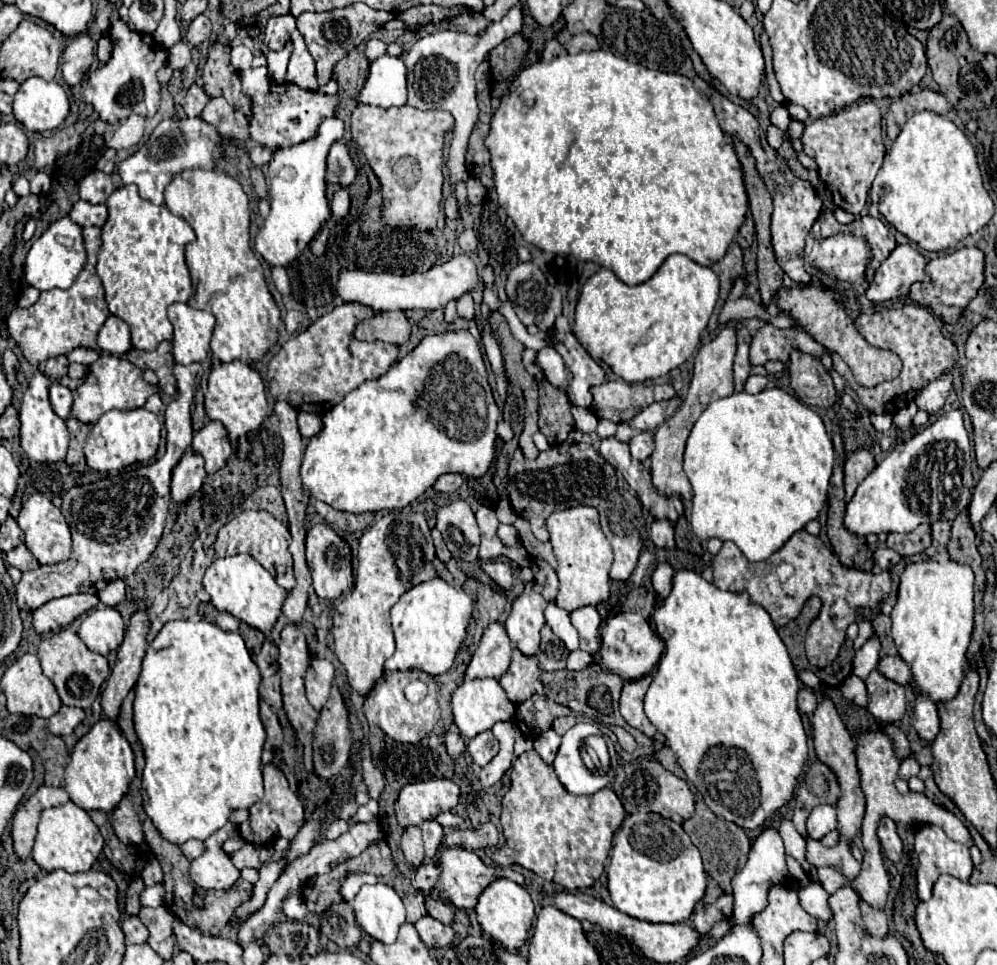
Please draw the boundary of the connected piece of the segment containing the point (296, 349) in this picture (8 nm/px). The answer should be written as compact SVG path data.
M342 303L332 313L322 315L318 321L314 321L304 333L288 339L282 349L272 357L268 365L268 391L274 397L274 401L286 401L296 411L308 411L316 415L324 415L332 409L332 405L338 405L350 391L354 391L360 383L372 381L382 377L390 365L394 363L396 351L392 345L366 345L358 339L354 339L354 329L360 321L368 321L374 317L372 307L364 303Z

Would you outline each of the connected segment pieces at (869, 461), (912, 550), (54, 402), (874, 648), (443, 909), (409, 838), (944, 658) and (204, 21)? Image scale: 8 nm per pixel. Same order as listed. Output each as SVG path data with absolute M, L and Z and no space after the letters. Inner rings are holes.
M858 449L854 451L844 465L844 485L846 485L846 503L852 499L856 487L866 479L866 475L876 467L876 461L870 451Z
M922 523L912 533L888 533L886 545L900 553L902 557L912 557L924 553L930 547L930 525Z
M52 381L52 385L50 385L50 405L52 405L54 413L60 419L68 419L70 409L72 409L72 393L70 393L70 389L60 385L58 381Z
M874 633L858 651L854 657L854 675L858 675L860 679L866 679L866 675L876 669L878 663L878 651L880 651L880 639Z
M428 897L426 899L426 909L428 909L428 915L432 915L434 919L438 919L438 921L442 921L446 925L454 923L454 907L452 907L452 903Z
M406 827L402 841L400 841L402 853L406 857L406 861L412 867L420 867L422 859L424 859L424 849L422 849L422 837L420 837L420 829L418 827Z
M918 561L900 577L898 601L890 615L892 639L912 669L912 685L934 703L956 697L964 679L966 651L974 627L974 573L956 561Z
M198 15L188 31L186 31L186 41L192 43L192 45L200 45L204 39L210 37L210 31L212 31L212 25L210 25L210 19L206 15Z

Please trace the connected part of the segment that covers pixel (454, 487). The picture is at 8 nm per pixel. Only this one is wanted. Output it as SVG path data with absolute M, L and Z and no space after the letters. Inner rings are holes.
M446 473L442 477L438 477L438 481L434 483L434 491L440 493L454 493L458 491L458 487L464 483L464 477L458 473Z

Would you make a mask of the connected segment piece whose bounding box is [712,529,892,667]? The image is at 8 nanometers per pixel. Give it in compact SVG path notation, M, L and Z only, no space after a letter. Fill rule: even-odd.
M804 529L792 535L788 543L768 559L768 563L748 561L732 541L726 541L720 553L714 557L712 567L714 567L714 585L718 589L732 591L732 593L742 593L742 591L748 593L752 603L768 611L776 627L786 625L790 619L796 619L802 611L804 601L810 599L812 595L818 595L822 599L822 609L814 619L814 629L808 629L808 635L806 635L806 655L808 655L808 661L816 667L824 667L826 663L836 659L840 645L846 639L846 629L850 623L856 621L856 615L858 615L856 611L860 607L872 609L892 593L892 577L888 571L882 571L878 575L878 591L876 591L874 573L848 569L840 565L836 555L822 543L822 539L806 533ZM780 563L790 563L794 567L794 573L784 583L778 581L778 575L776 575L776 567Z

